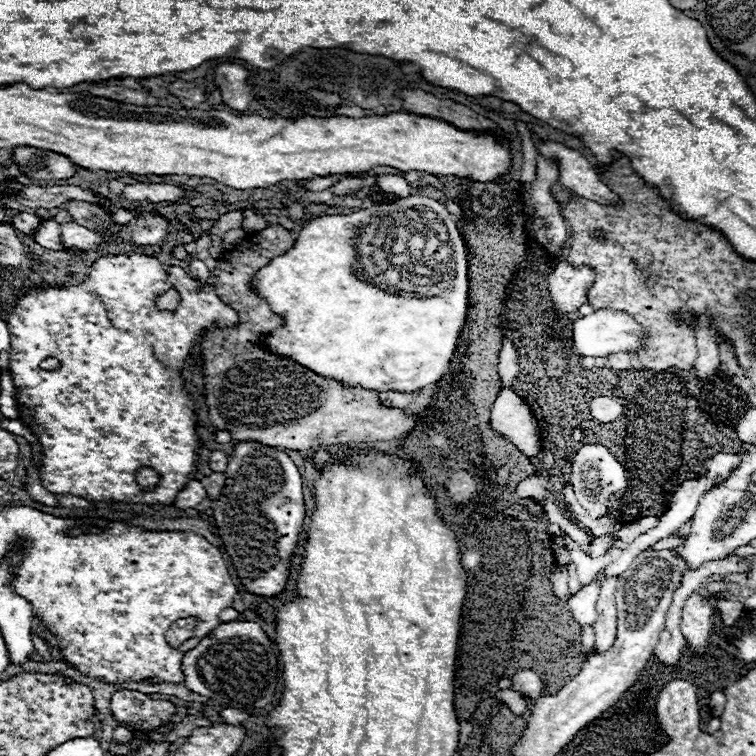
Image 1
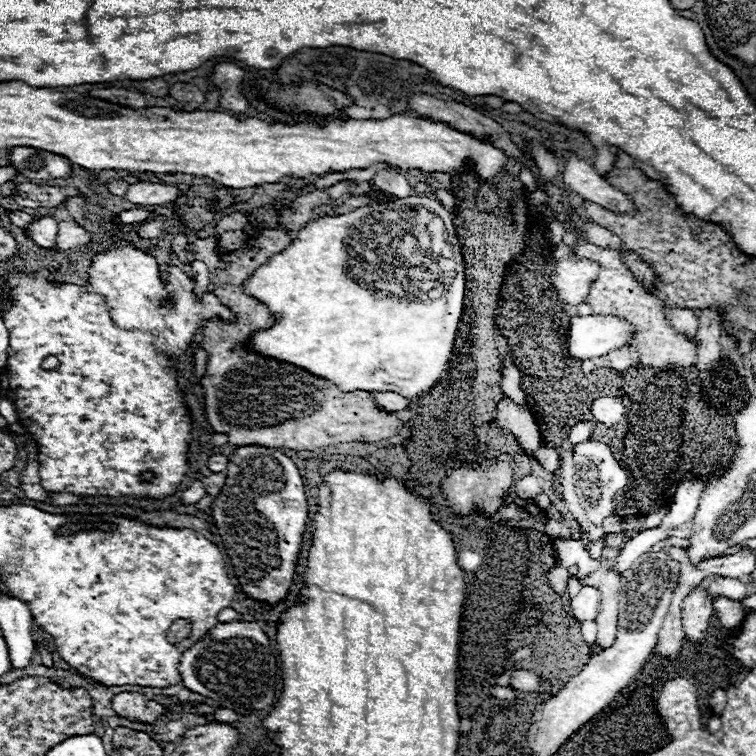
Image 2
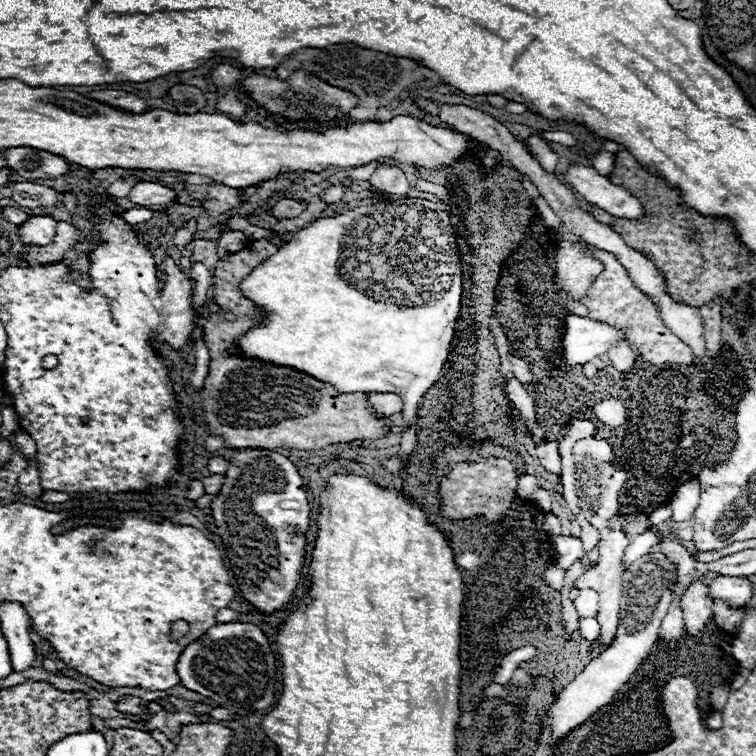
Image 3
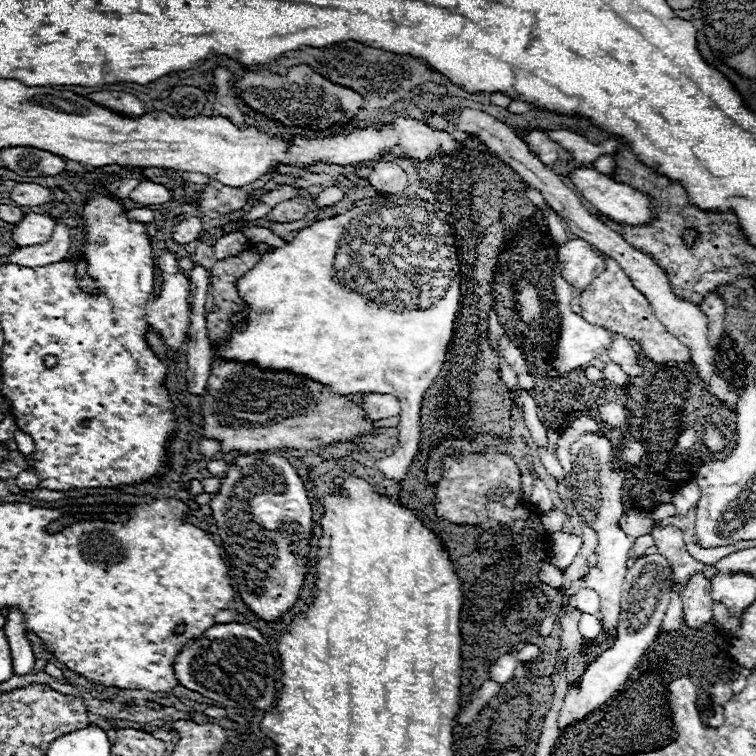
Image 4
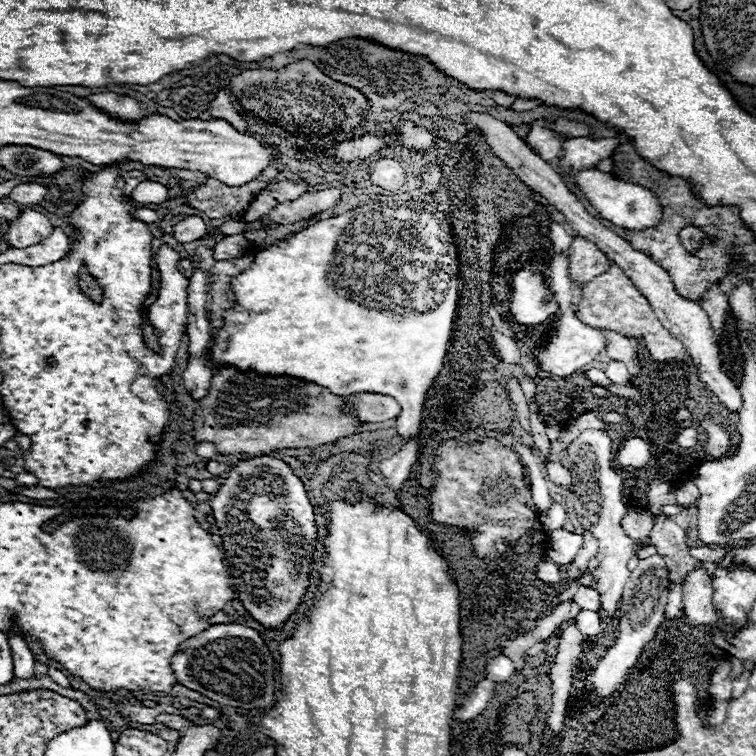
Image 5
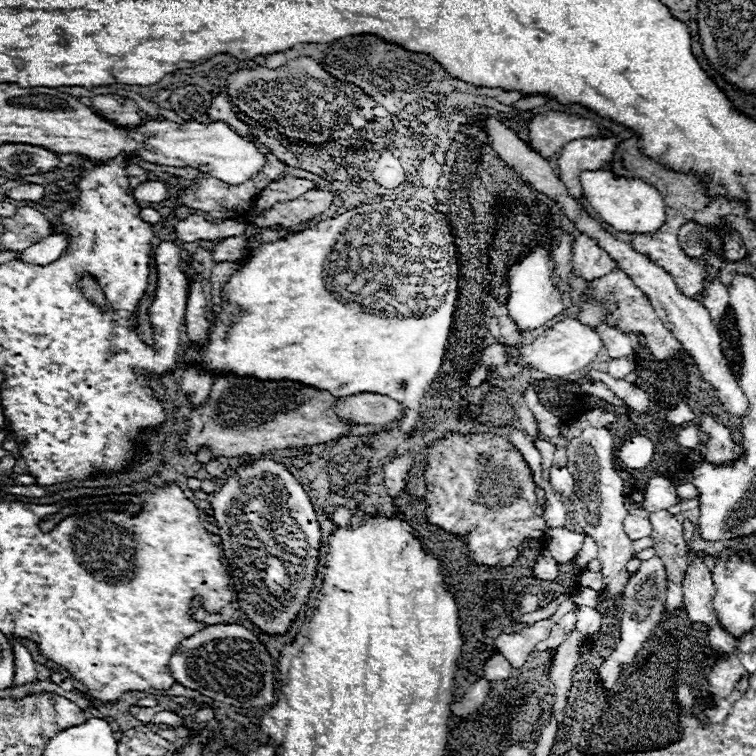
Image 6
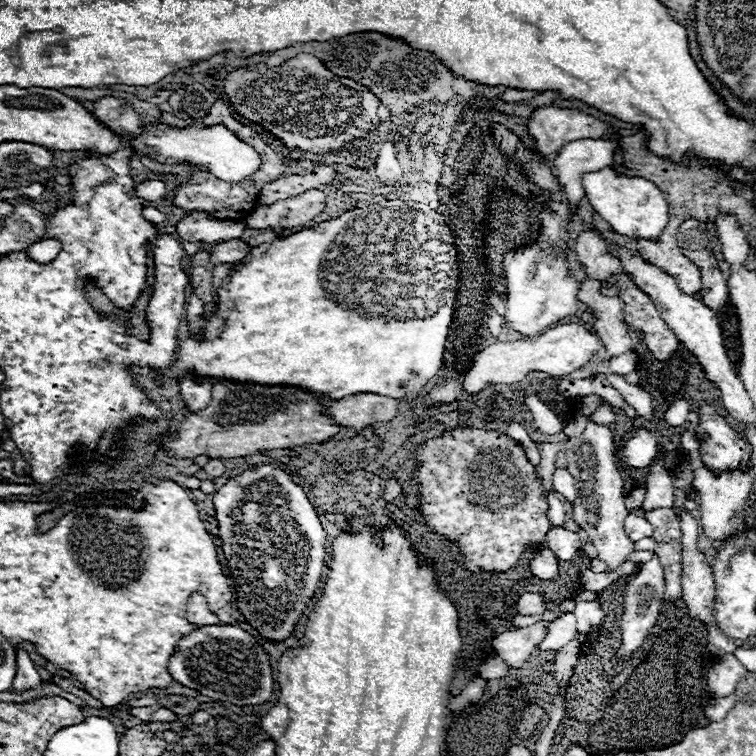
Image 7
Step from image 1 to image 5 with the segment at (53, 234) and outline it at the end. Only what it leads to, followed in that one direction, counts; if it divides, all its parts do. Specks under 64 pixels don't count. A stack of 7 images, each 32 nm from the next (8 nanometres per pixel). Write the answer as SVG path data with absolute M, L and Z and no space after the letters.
M32 208L20 210L20 216L10 222L6 220L6 224L6 242L10 248L26 248L42 242L48 238L48 234L52 234L52 222Z

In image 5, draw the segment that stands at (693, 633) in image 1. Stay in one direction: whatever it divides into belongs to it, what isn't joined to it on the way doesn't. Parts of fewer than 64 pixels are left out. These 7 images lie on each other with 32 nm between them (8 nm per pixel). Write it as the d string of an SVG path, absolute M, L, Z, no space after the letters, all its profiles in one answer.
M700 564L684 580L684 612L686 620L692 626L716 622L712 594L714 594L712 578L708 576L704 564Z

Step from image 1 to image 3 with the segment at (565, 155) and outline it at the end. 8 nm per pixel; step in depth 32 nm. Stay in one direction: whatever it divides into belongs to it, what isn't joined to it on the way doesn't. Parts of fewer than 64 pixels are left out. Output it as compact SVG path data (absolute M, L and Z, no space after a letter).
M584 164L570 166L564 180L590 204L598 206L600 210L606 210L616 218L628 218L628 220L644 218L646 210L638 196L634 196L624 186L612 184L610 178L600 176L590 166L584 166Z

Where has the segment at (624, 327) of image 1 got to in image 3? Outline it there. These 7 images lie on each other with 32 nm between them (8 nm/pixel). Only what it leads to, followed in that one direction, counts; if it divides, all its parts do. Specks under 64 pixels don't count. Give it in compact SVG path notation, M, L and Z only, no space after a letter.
M566 312L562 336L562 368L590 362L594 356L608 352L620 338L624 338L624 334L608 324L598 324L584 316Z

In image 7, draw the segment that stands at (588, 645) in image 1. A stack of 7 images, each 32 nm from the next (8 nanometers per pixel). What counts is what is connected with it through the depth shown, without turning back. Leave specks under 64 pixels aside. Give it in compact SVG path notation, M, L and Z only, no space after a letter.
M598 600L594 602L576 602L576 608L574 608L574 614L578 618L578 630L580 632L594 632L602 618L604 618L604 612L602 612L602 606Z

